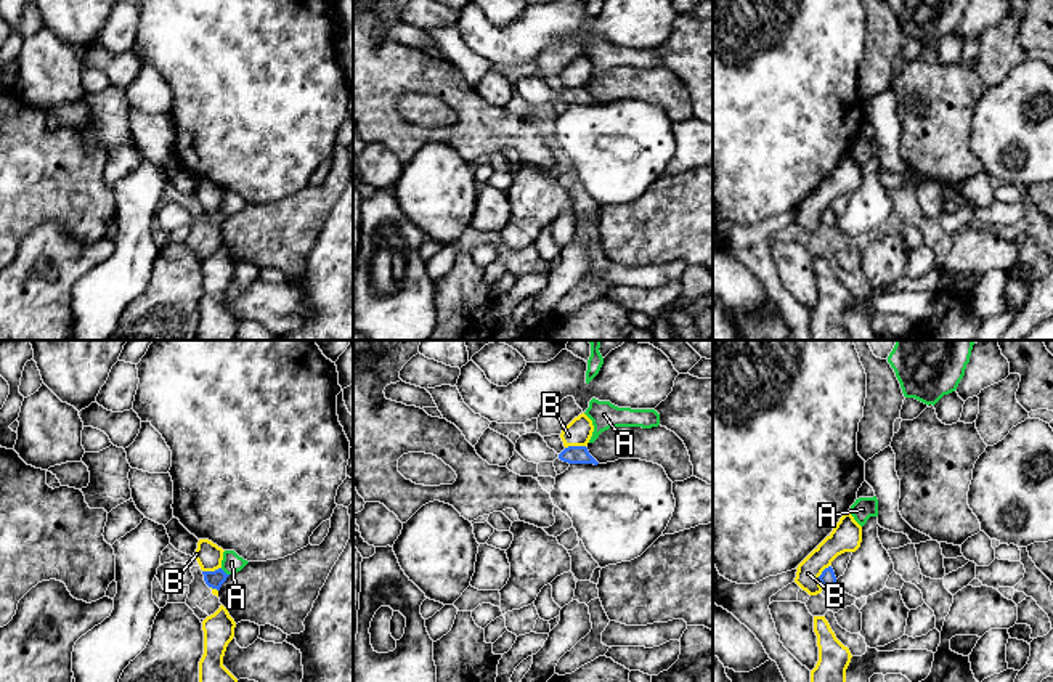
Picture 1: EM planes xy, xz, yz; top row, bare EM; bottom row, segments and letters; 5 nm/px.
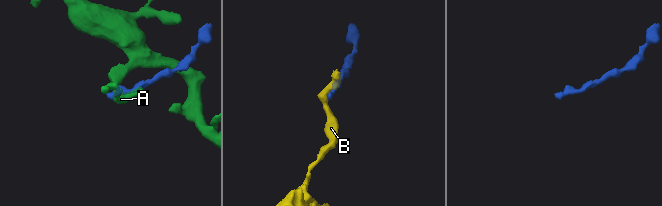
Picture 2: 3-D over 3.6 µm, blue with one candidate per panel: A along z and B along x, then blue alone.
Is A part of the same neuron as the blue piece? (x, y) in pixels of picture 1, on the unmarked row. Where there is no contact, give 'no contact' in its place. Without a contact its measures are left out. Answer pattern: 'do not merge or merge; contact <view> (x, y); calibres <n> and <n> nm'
do not merge; contact xy (223, 212); calibres 90 and 100 nm

